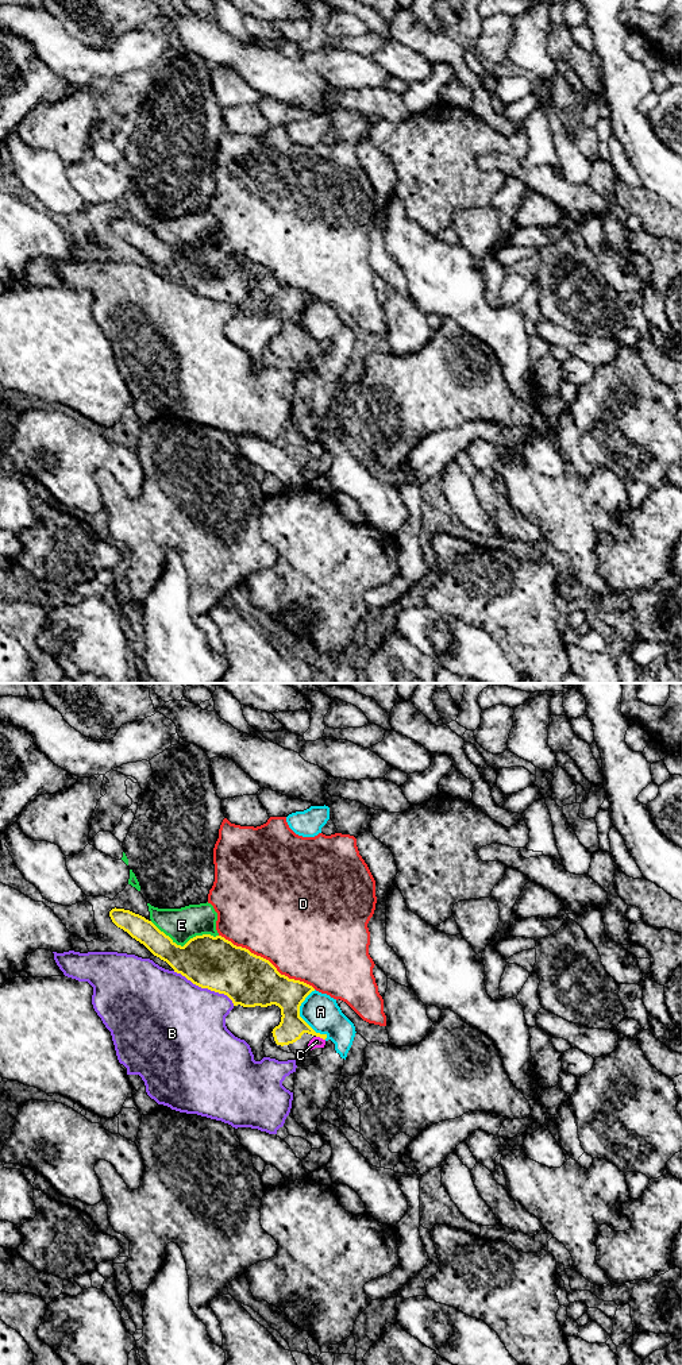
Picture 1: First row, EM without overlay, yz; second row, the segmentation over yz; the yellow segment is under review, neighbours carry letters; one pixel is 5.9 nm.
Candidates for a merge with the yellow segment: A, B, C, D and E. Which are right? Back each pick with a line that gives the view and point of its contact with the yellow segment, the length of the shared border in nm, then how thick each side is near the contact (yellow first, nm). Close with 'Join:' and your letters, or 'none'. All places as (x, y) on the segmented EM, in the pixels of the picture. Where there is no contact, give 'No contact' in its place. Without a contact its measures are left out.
C: Touches yellow at yz (320, 1037). Shared border 60 nm. Thickness 160 nm (yellow) against 60 nm
Join: C

